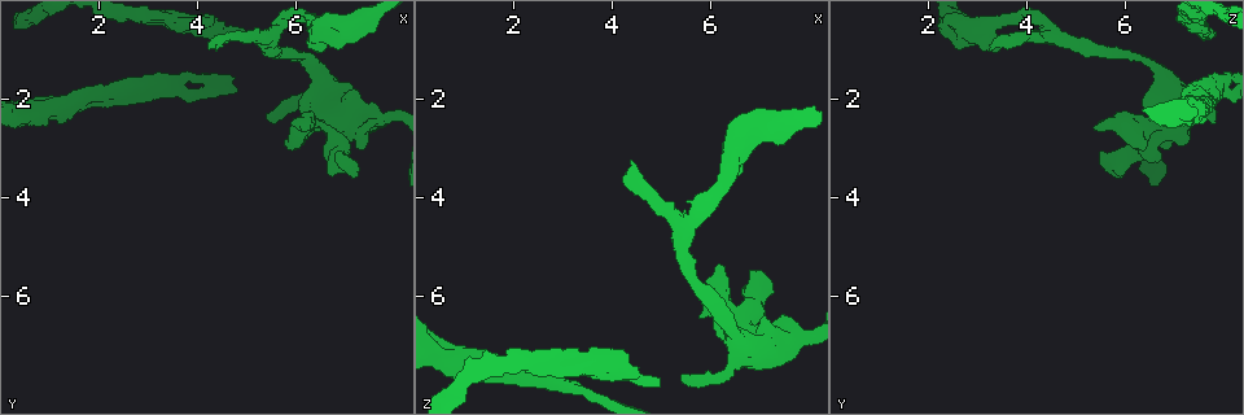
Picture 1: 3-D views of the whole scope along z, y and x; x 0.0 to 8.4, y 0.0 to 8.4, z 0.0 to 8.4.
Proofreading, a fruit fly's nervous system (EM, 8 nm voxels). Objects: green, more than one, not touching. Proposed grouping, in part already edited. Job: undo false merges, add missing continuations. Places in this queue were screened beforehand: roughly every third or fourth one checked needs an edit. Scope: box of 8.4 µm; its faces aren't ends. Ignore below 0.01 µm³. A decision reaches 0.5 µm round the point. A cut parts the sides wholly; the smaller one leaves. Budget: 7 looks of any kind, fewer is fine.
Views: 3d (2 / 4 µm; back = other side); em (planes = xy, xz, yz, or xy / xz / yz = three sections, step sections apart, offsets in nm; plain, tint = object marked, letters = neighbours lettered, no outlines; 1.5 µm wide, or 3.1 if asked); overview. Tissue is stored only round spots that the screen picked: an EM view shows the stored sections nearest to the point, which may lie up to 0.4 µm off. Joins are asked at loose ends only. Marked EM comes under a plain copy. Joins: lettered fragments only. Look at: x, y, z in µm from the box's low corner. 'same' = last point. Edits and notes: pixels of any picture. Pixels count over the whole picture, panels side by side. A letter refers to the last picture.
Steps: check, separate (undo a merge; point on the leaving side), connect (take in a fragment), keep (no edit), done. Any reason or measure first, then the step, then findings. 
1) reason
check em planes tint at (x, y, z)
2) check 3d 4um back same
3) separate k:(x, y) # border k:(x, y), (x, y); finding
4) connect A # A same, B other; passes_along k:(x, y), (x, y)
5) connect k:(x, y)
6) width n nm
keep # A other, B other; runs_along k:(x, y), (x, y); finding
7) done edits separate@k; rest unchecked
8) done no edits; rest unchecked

calibre changes
check em yz step 8 tint at (6.40, 1.40, 6.70)

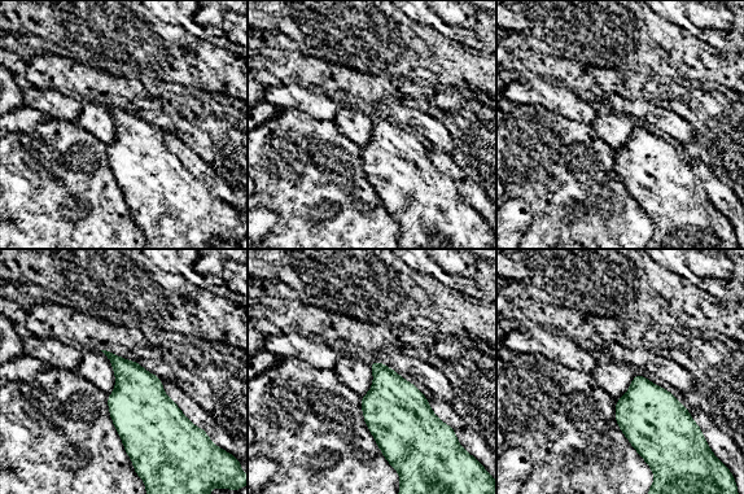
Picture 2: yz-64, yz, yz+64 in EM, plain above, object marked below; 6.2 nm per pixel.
cut it another way
check em planes tint same

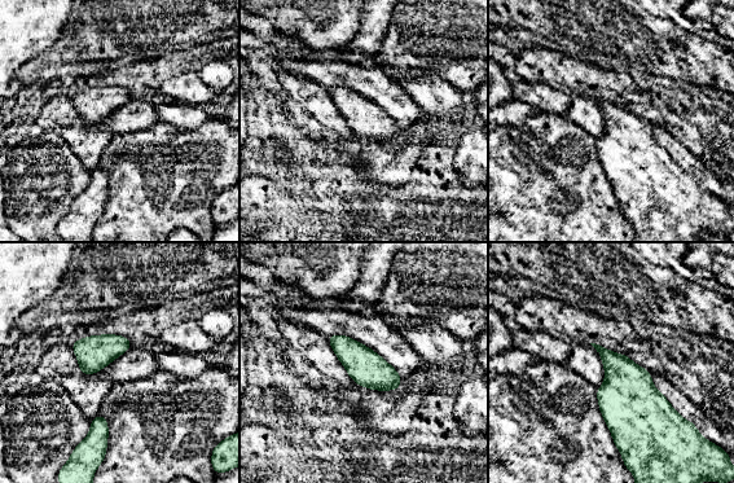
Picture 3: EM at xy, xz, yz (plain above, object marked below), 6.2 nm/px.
see the neighbours
check em planes letters same

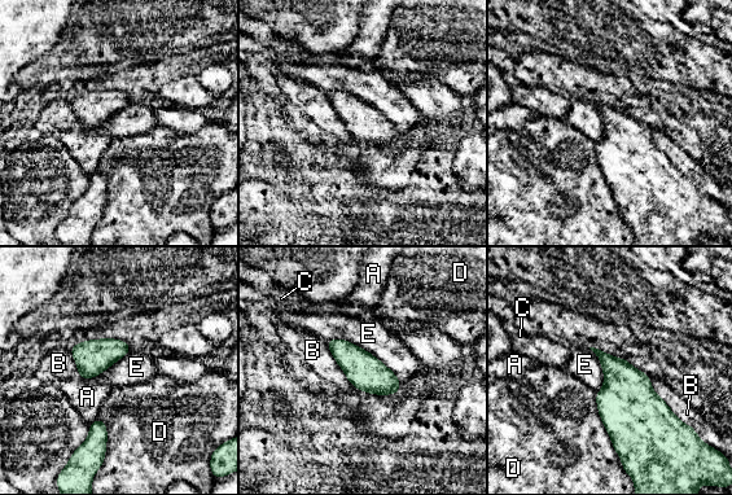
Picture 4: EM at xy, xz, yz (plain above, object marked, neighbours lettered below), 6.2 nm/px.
keep # A other, B other, C other, D other, E other; border 4:(324, 341), (336, 363), (355, 388); continuous, no second neuron

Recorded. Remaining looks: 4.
branch stops here
check em planes letters at (5.50, 2.50, 7.80)

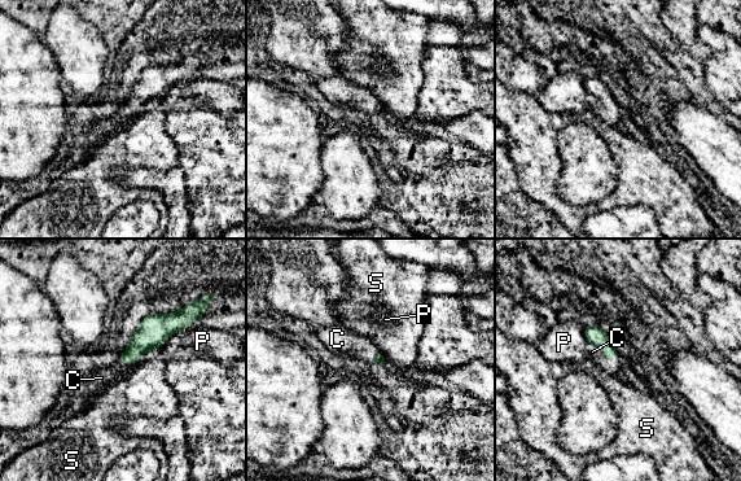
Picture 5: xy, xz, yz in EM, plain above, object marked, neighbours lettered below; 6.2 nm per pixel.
connect C # C same, P other, S other; passes_along 5:(595, 335), (603, 353), (592, 351); it goes on there

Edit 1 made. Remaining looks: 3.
done edits connect@5; rest unchecked

